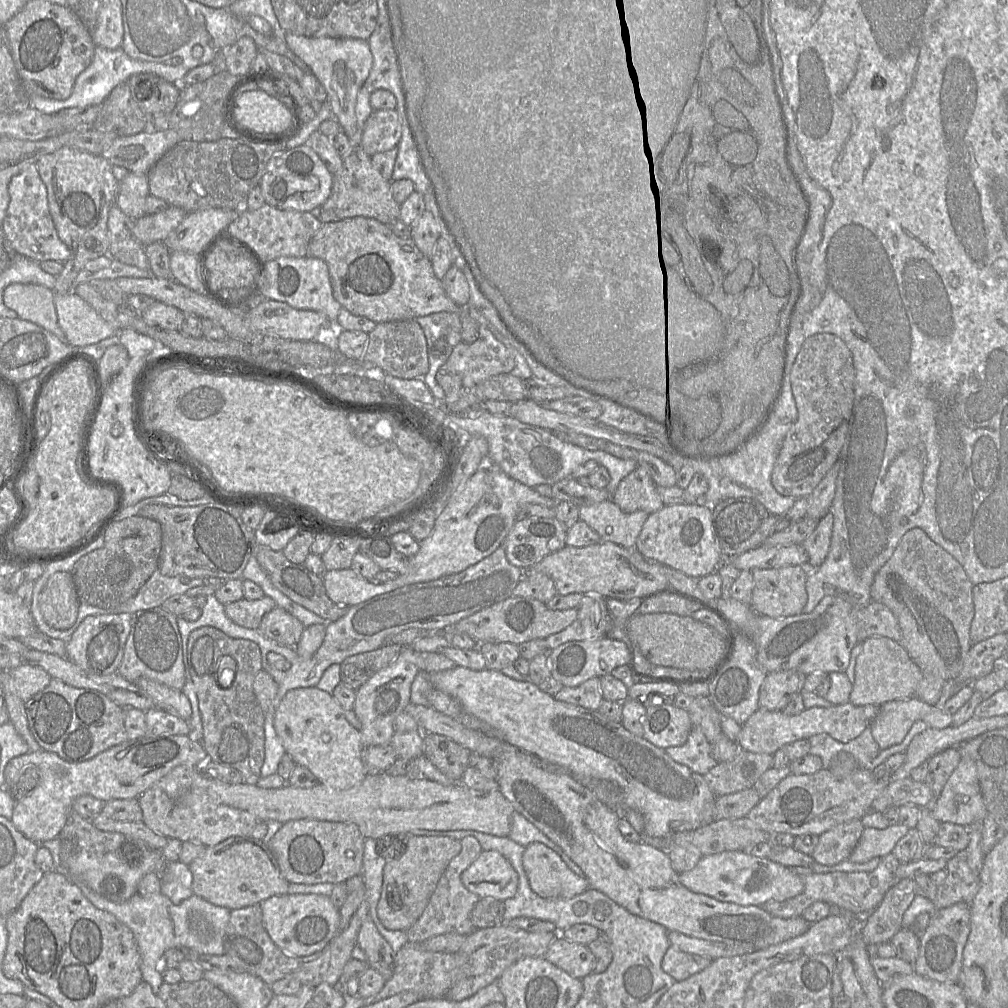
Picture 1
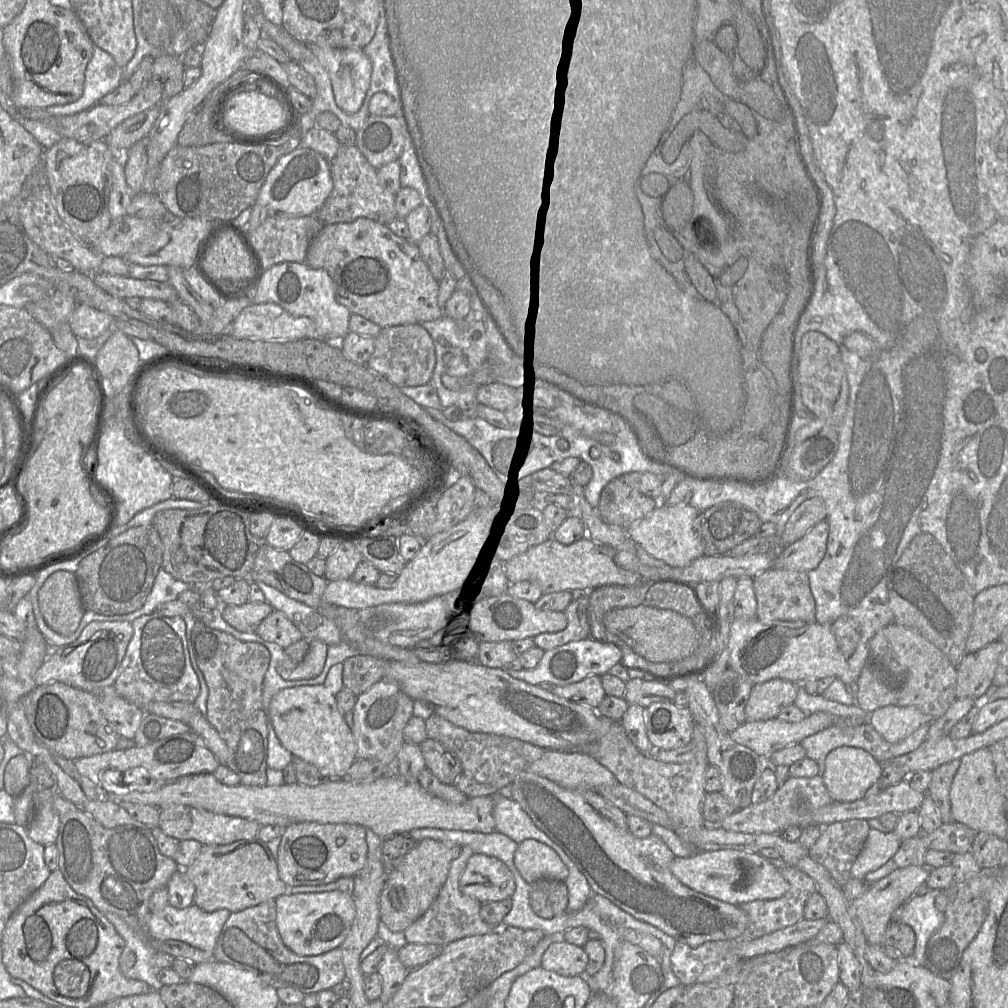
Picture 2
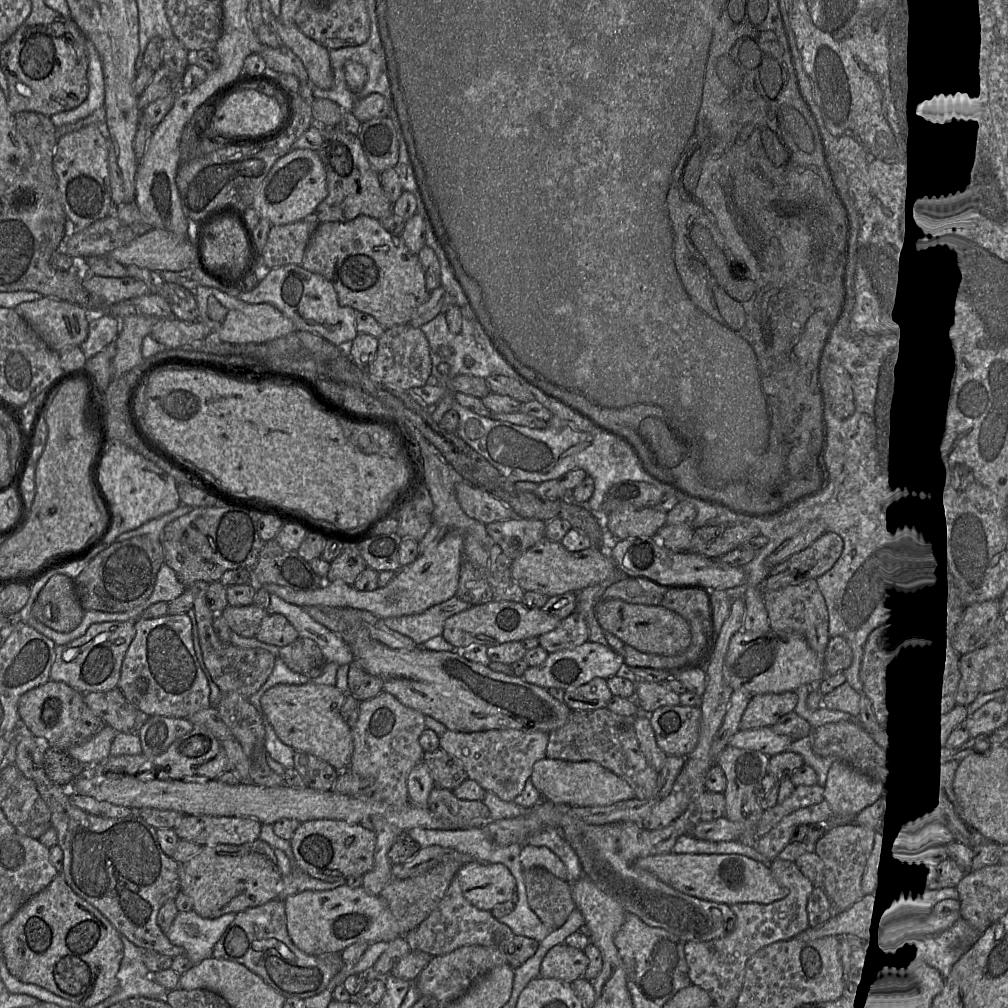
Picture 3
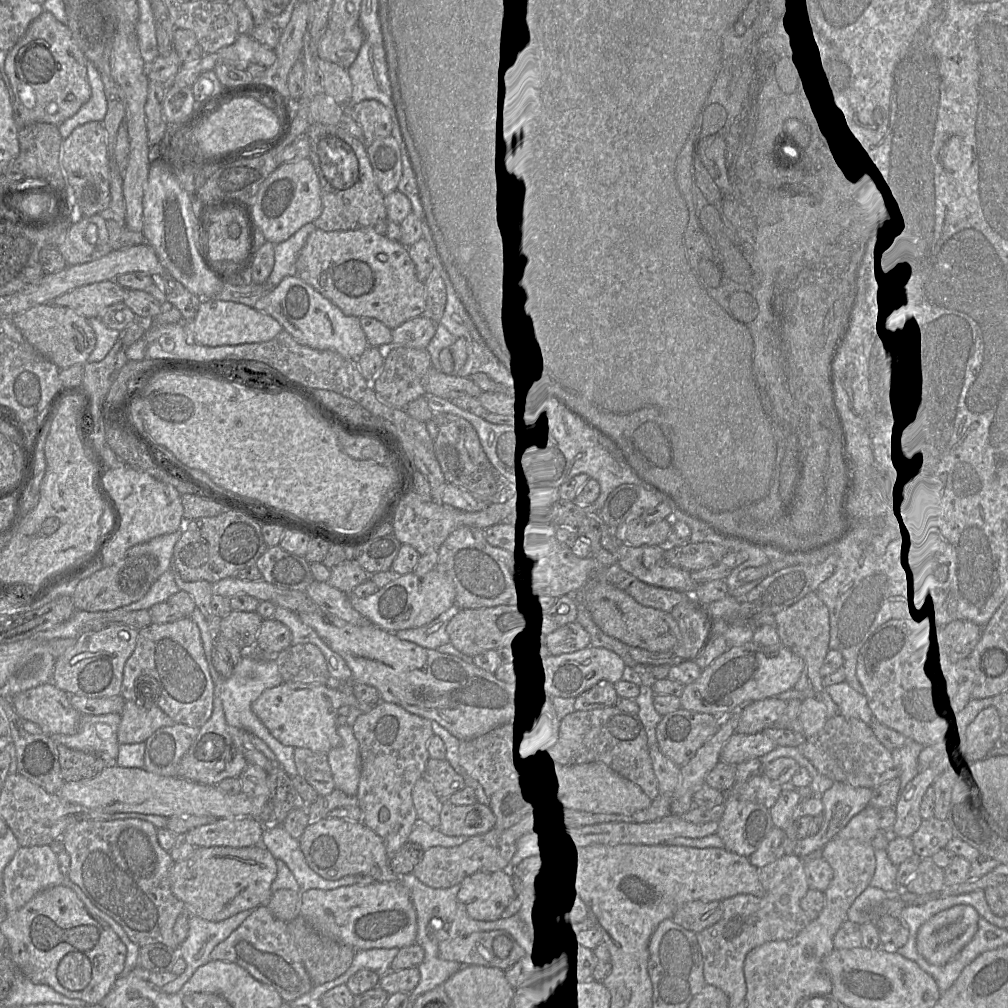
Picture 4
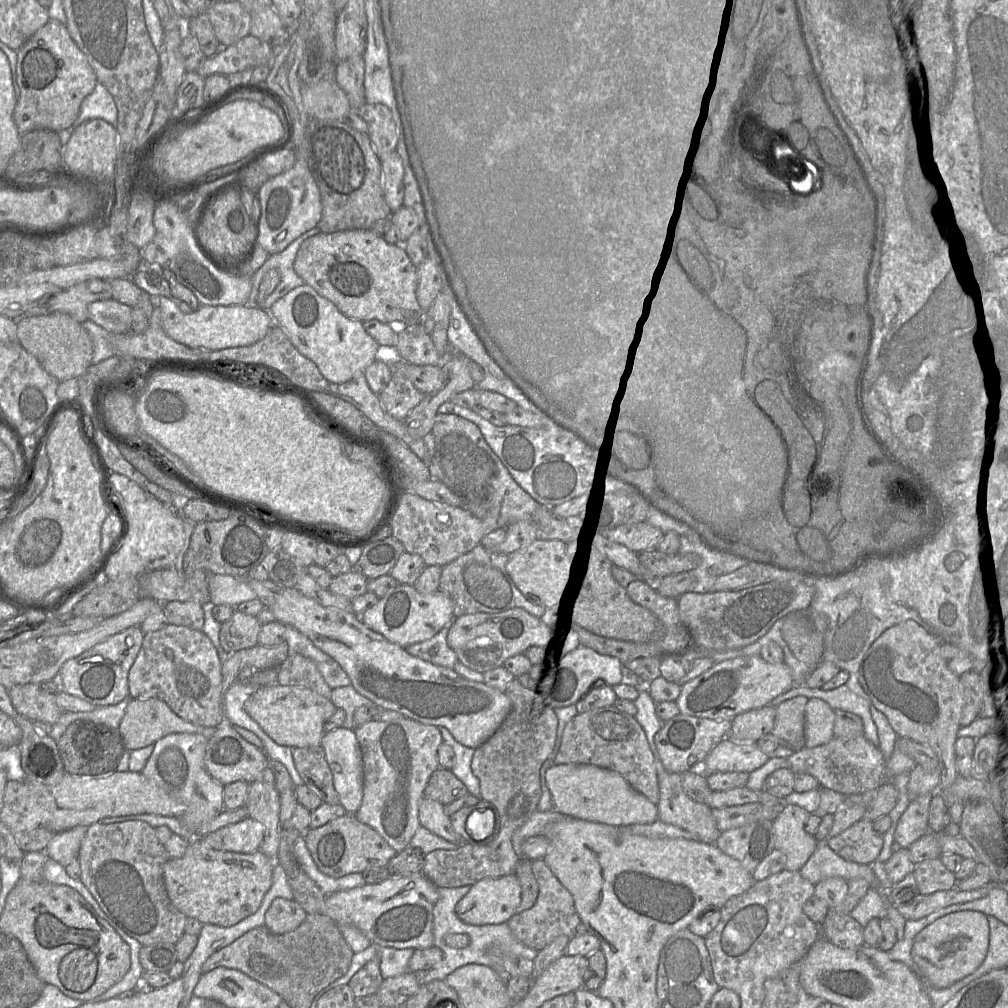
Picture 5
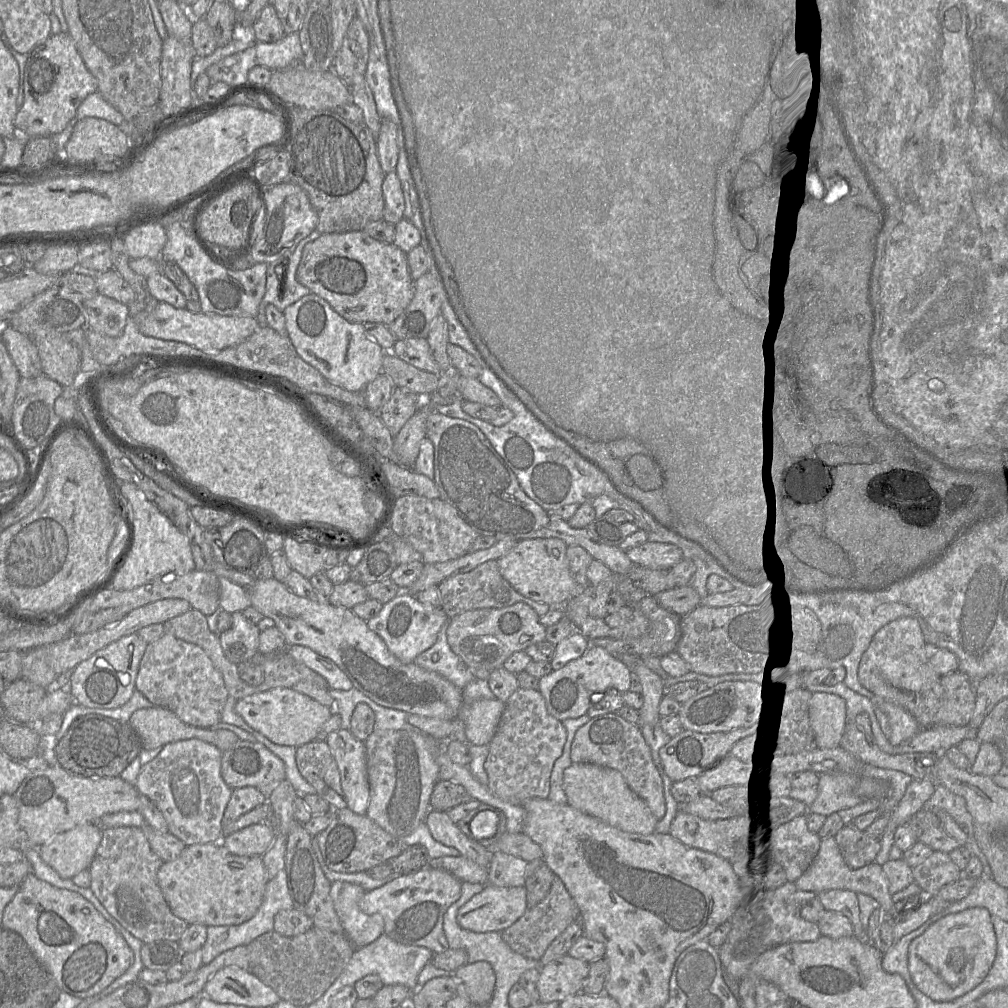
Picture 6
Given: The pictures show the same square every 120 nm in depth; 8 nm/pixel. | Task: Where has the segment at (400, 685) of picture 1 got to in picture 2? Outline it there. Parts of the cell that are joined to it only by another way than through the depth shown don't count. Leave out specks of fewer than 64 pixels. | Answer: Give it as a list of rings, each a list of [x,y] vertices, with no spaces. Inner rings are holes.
[[[386,678],[357,696],[352,710],[354,724],[351,728],[356,743],[356,759],[379,761],[387,767],[389,775],[397,775],[396,757],[404,744],[403,729],[413,716],[413,704],[414,701],[396,682]]]

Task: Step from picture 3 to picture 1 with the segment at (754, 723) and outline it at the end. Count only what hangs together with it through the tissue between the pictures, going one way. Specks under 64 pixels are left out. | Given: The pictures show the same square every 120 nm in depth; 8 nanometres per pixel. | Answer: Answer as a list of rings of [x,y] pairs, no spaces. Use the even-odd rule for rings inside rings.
[[[795,671],[768,673],[759,690],[759,708],[769,711],[782,711],[791,697],[803,689],[805,675]]]

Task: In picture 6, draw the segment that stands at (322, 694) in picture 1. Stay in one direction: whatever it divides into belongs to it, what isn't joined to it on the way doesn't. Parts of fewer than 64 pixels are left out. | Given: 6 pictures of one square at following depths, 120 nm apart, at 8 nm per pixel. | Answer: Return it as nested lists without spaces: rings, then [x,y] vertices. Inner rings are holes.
[[[273,688],[238,699],[235,711],[254,730],[278,745],[300,747],[315,740],[333,711],[292,688]]]

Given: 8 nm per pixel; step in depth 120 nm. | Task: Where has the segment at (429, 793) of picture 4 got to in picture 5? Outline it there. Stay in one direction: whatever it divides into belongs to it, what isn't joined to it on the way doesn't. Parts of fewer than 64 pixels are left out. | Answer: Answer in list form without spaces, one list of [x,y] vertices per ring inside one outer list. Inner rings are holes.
[[[423,797],[419,803],[420,825],[432,833],[448,840],[449,842],[462,844],[460,836],[453,830],[450,816],[440,802]]]

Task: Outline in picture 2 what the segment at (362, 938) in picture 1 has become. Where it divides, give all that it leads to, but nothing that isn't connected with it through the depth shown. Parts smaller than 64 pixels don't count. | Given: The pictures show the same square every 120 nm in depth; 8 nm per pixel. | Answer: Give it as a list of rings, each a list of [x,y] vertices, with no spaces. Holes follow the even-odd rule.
[[[389,948],[378,967],[382,982],[382,993],[379,999],[386,1004],[400,989],[409,970],[398,958],[397,950]]]

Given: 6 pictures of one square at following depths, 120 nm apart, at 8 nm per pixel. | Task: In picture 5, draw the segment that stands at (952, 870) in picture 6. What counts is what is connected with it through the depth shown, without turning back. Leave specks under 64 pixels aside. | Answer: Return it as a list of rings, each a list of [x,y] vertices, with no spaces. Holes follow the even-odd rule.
[[[940,858],[928,859],[915,865],[913,875],[918,893],[928,895],[955,887],[957,880],[954,872],[949,871]]]

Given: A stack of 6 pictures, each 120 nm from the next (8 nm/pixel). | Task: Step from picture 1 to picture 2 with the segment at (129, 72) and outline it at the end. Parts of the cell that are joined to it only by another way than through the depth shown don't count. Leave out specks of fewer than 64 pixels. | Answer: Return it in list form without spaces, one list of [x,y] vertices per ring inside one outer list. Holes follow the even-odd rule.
[[[94,47],[93,55],[85,71],[84,90],[75,102],[44,108],[54,116],[72,115],[87,110],[106,95],[117,89],[123,82],[124,68],[117,65],[106,51]]]

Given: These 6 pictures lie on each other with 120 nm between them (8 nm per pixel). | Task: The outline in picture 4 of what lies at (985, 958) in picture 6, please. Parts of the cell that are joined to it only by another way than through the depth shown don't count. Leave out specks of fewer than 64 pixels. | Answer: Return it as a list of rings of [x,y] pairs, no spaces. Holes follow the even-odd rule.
[[[957,905],[931,917],[918,930],[916,946],[933,965],[944,965],[975,936],[979,915],[971,906]]]

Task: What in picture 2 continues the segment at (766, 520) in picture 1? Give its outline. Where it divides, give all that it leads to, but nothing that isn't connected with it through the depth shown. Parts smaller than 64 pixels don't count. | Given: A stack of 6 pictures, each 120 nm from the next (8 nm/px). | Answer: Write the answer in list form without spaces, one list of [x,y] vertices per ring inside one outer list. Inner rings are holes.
[[[724,502],[700,512],[694,528],[704,544],[704,555],[722,556],[753,538],[762,524],[752,510]]]

